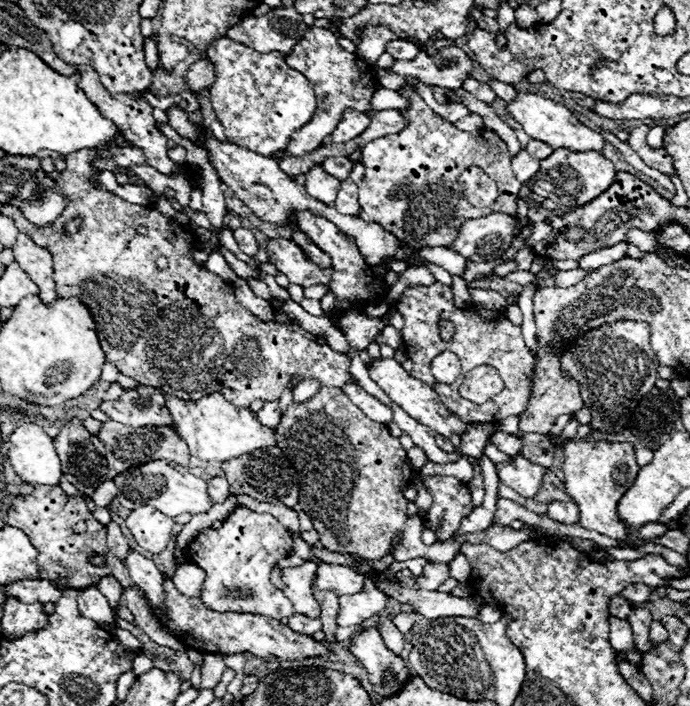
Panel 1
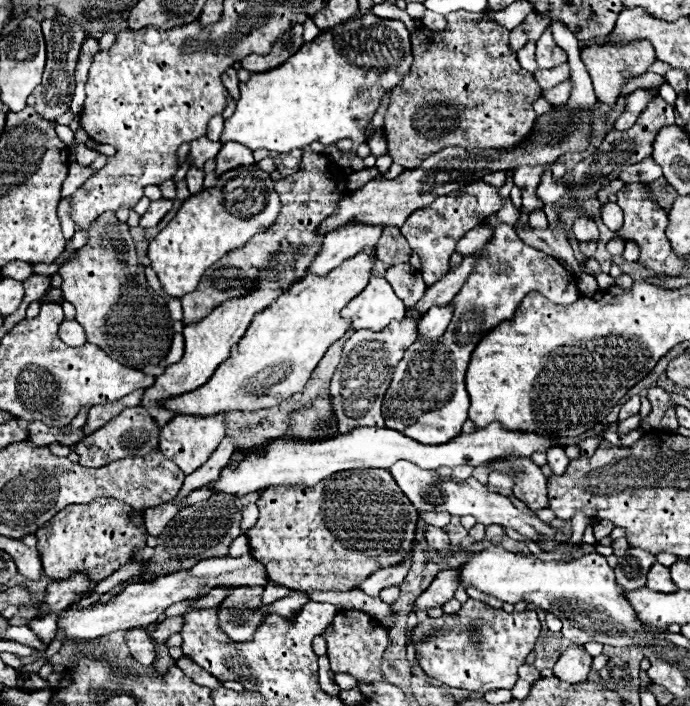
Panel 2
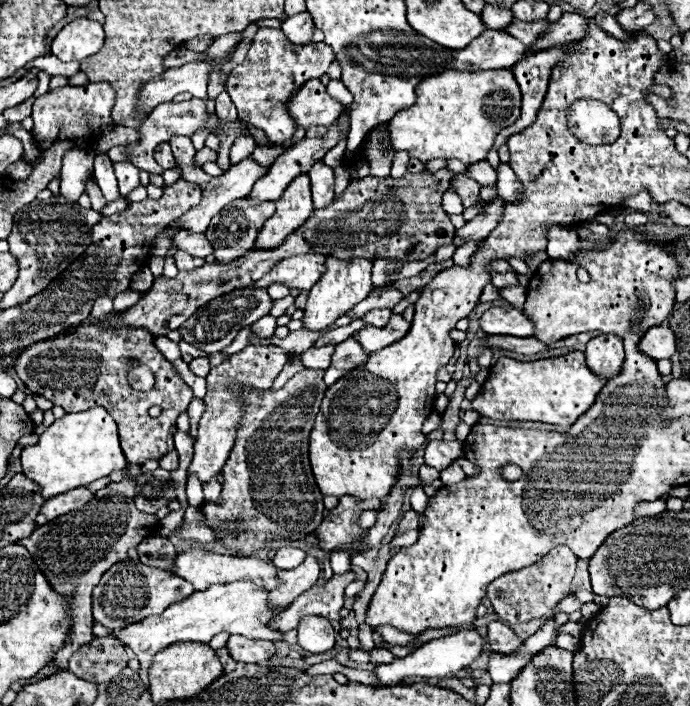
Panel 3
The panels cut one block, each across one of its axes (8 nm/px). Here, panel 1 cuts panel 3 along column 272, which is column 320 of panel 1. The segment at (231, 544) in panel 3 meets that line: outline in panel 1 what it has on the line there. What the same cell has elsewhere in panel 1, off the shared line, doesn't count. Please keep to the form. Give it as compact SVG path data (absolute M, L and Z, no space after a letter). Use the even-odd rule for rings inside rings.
M324 386L306 402L292 402L278 424L276 442L298 472L300 506L310 516L314 530L320 534L320 542L330 552L348 552L360 554L366 560L380 560L390 554L396 542L400 542L394 552L396 562L412 558L450 562L458 554L462 542L486 542L500 552L508 552L522 542L544 538L534 526L524 526L522 530L490 526L478 534L456 538L454 546L450 540L432 546L422 544L420 516L406 516L408 500L404 498L404 492L414 468L410 466L402 444L390 434L386 424L366 418L366 414L348 400L342 388Z

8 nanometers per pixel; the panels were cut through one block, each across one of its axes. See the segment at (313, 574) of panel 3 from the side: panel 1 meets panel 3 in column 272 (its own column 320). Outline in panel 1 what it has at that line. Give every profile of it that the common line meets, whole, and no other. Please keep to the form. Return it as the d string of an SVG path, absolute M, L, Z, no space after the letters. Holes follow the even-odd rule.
M316 582L312 584L312 588L314 588L314 598L316 598L318 604L320 604L320 620L322 620L322 630L324 630L324 634L326 634L326 640L328 640L328 642L334 642L334 632L336 632L336 628L338 628L338 624L336 624L338 596L320 590L320 588L316 586Z

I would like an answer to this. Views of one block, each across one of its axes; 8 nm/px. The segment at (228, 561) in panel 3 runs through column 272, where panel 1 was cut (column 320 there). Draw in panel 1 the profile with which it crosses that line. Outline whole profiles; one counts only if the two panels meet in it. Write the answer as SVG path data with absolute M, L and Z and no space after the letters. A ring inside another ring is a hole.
M322 564L316 572L316 584L320 590L334 592L336 596L356 594L364 588L364 578L354 570L340 564Z

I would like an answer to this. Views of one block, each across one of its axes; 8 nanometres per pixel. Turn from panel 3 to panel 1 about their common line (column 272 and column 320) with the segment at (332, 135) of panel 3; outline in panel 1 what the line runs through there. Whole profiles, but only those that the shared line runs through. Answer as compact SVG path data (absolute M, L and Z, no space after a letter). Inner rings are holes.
M314 164L306 172L306 186L304 188L306 188L306 192L312 198L316 198L316 200L320 200L320 202L324 202L328 206L332 206L334 200L336 200L336 192L340 188L340 180L336 180L334 176L330 176L322 168L322 164Z

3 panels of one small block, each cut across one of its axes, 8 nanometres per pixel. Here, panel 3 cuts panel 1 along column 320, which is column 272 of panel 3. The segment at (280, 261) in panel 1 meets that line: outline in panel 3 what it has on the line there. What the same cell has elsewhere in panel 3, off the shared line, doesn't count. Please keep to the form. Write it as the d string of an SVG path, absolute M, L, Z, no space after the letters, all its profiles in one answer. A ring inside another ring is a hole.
M304 254L292 256L288 260L278 262L260 282L254 282L250 288L268 288L270 284L286 284L298 290L310 290L320 274L326 270L326 258L322 254Z

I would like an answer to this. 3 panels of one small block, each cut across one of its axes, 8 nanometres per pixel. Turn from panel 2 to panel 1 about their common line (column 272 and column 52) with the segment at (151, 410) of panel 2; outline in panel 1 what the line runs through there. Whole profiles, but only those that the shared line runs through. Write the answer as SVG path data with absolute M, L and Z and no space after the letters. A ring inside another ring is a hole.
M18 234L14 244L14 260L34 278L34 284L40 288L38 296L50 304L56 298L54 280L52 280L52 256L44 246L38 246L28 234Z

